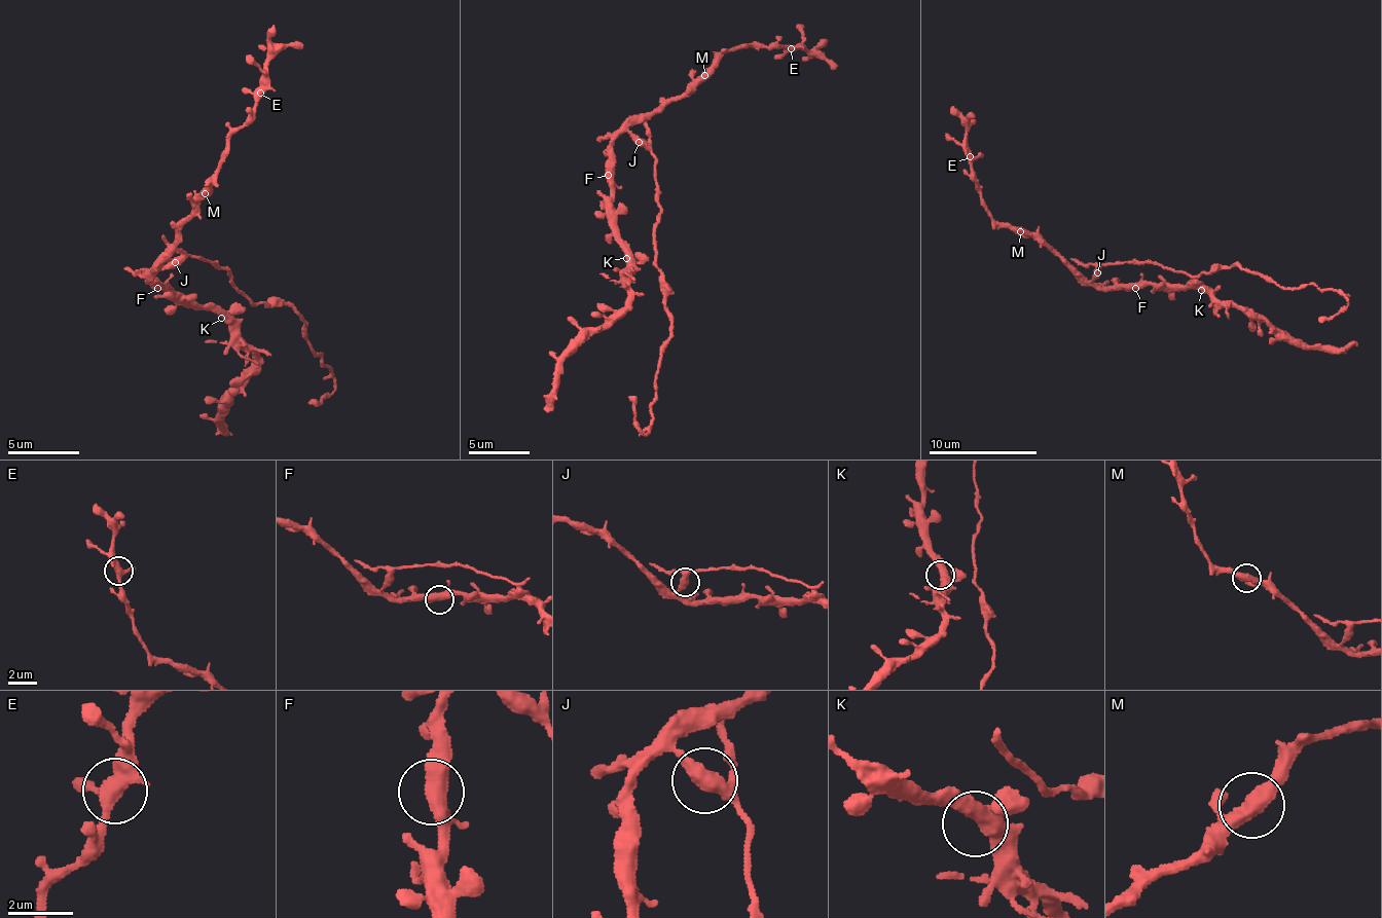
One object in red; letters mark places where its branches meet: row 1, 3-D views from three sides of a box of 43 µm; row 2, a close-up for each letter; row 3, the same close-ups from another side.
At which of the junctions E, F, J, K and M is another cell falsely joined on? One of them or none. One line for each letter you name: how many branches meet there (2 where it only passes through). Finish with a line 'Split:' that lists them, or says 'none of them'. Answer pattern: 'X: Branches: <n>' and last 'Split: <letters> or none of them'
J: Branches: 3
Split: J

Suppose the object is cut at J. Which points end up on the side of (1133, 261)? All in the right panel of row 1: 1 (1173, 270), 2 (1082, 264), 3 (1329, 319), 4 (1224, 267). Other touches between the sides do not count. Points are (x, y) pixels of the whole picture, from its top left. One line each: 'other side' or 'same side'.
1: same side
2: same side
3: same side
4: same side

